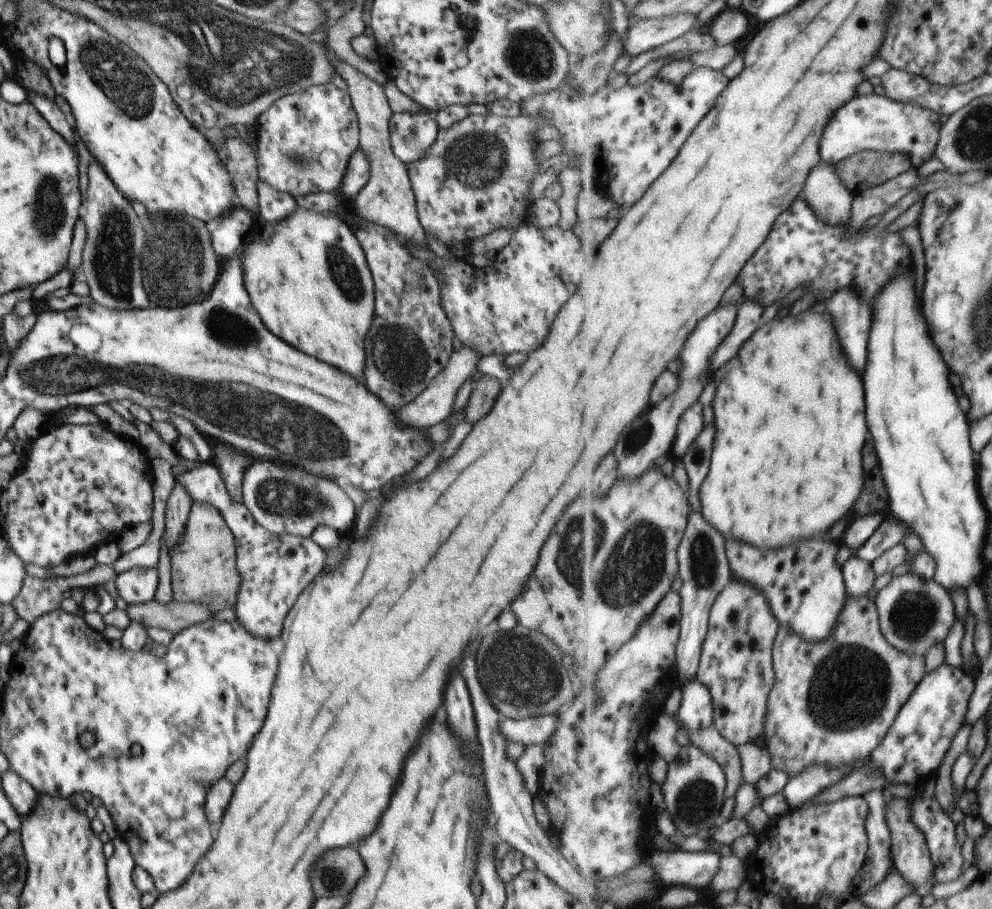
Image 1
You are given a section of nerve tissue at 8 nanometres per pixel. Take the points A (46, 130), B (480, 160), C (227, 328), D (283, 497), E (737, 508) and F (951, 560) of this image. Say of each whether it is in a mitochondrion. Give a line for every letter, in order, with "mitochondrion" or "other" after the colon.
A: other
B: mitochondrion
C: mitochondrion
D: mitochondrion
E: other
F: other

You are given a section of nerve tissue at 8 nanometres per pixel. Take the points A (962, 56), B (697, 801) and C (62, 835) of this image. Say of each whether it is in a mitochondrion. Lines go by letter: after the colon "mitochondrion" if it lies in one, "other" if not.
A: other
B: mitochondrion
C: other

